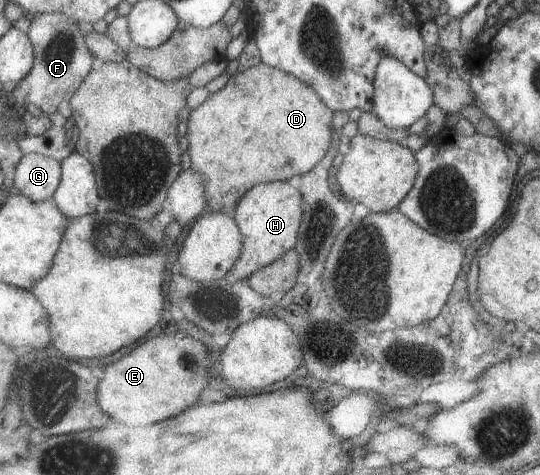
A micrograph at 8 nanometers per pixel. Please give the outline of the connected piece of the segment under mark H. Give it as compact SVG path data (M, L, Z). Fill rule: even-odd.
M282 181L256 185L238 203L235 219L244 235L244 250L236 266L226 275L231 283L247 280L256 271L281 259L300 241L304 218L304 195L296 182Z

